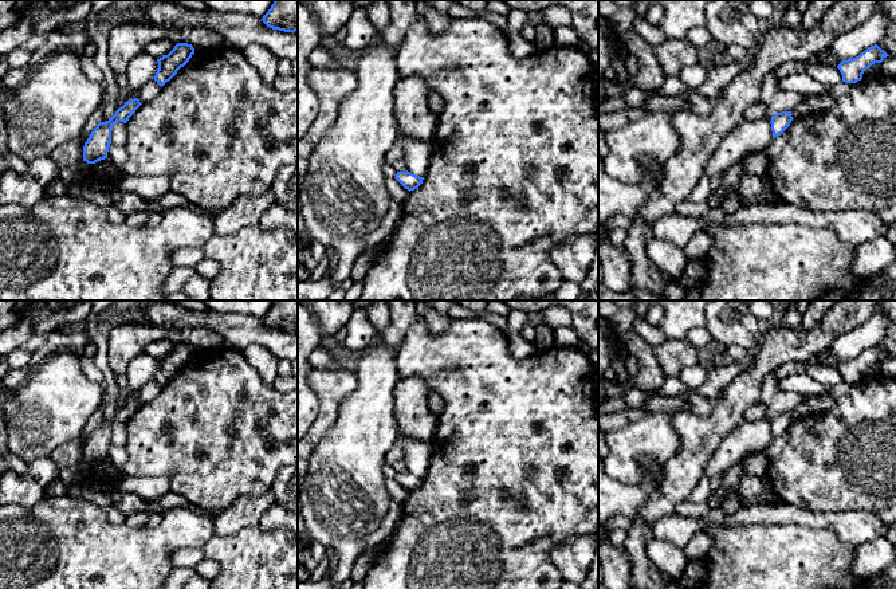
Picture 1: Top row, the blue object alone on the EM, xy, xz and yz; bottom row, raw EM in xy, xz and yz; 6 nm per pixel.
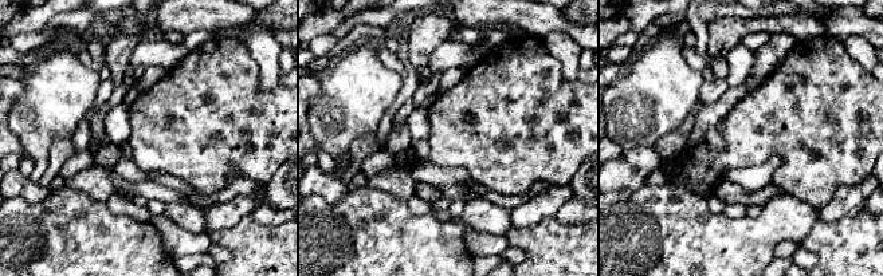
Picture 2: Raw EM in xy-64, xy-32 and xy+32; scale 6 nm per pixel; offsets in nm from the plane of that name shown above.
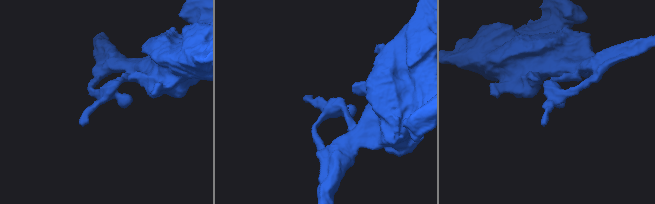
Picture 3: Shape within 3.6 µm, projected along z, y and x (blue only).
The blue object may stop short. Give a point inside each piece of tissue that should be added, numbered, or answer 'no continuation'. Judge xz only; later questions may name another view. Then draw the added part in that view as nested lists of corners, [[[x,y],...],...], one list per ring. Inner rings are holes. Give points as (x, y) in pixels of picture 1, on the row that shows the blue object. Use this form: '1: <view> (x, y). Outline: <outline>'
no continuation

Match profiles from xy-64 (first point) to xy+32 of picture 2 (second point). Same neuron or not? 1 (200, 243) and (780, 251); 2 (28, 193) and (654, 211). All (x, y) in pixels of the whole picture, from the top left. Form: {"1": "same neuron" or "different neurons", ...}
{"1": "same neuron", "2": "different neurons"}

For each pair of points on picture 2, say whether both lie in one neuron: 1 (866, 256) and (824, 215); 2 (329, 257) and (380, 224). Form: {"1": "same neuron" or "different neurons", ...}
{"1": "different neurons", "2": "same neuron"}

